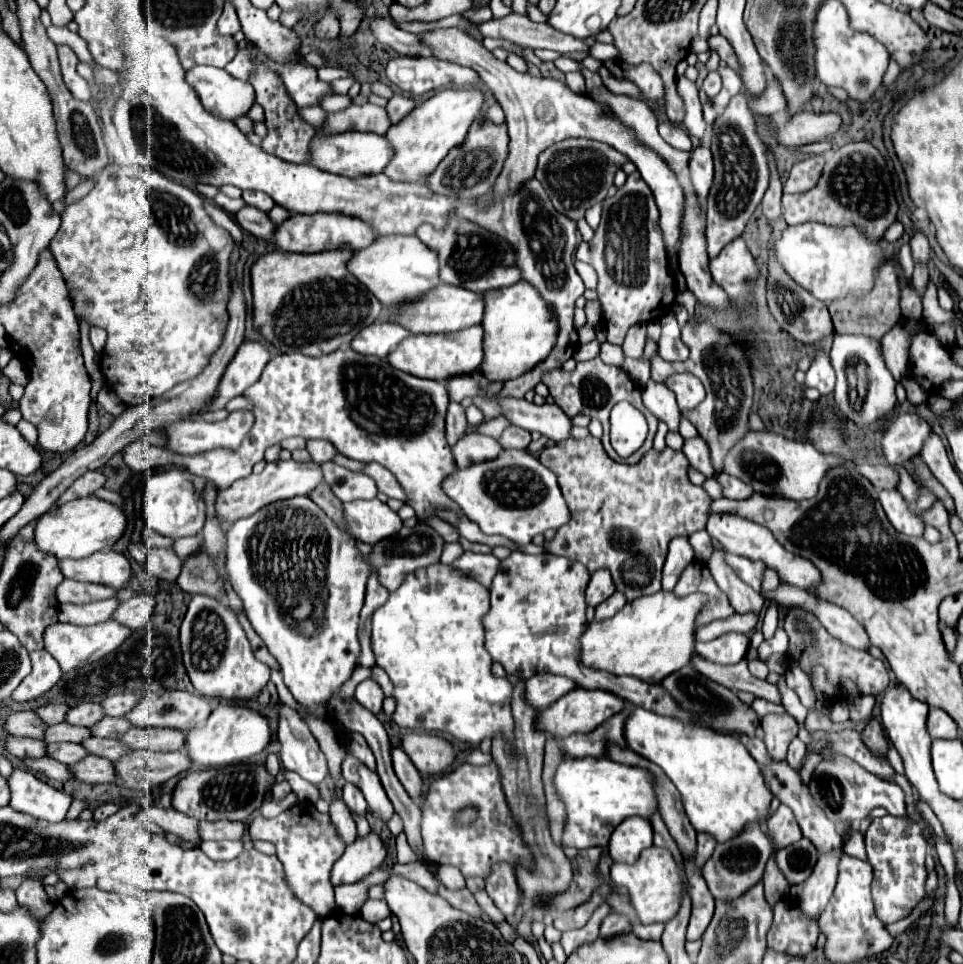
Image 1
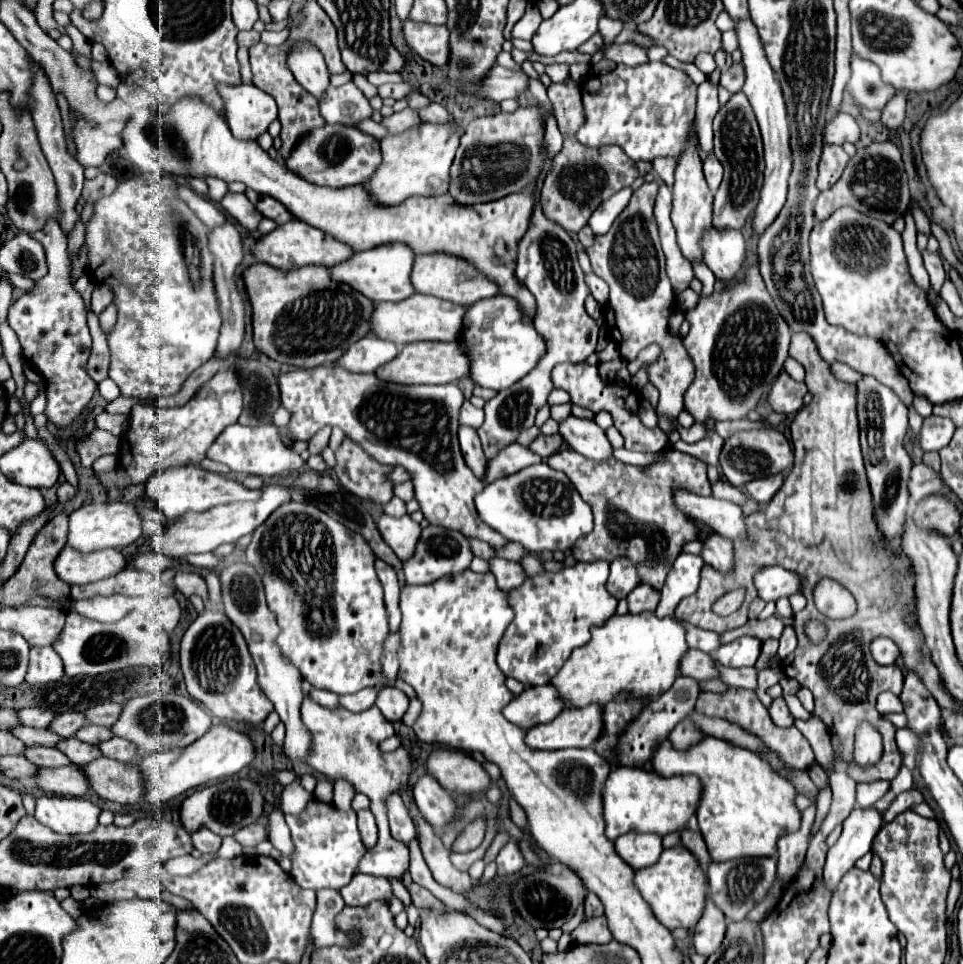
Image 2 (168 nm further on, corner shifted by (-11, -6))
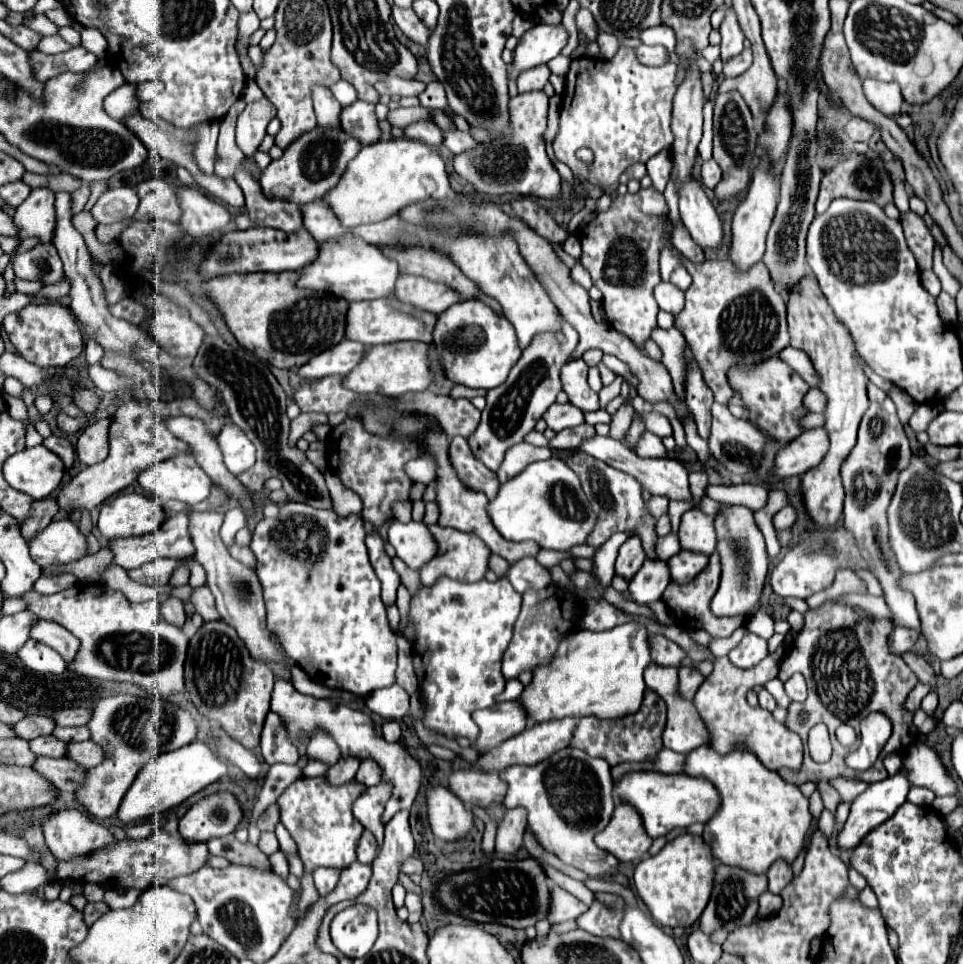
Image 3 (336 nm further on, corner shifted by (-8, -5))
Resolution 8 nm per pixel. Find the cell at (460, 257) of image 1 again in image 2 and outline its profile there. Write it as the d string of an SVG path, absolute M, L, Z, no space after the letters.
M448 254L416 256L416 264L412 268L412 286L420 294L436 296L436 298L442 298L442 300L448 300L454 304L464 304L464 306L470 306L482 298L492 298L498 294L498 286L492 280L488 280L486 276L476 272L474 266L470 266L466 260L454 258Z

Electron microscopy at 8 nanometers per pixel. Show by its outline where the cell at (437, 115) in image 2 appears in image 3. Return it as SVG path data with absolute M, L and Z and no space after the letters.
M459 129L455 131L443 131L443 147L451 153L457 153L457 151L465 151L469 147L473 147L475 139L469 135L469 133L463 133Z

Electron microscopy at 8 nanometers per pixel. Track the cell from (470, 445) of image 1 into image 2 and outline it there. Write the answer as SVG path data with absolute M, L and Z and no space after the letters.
M512 442L504 450L500 450L500 454L496 458L488 460L488 470L486 470L484 482L490 484L492 480L510 476L510 474L514 474L526 466L532 466L536 462L542 462L542 458L536 456L530 448L524 448L518 442Z

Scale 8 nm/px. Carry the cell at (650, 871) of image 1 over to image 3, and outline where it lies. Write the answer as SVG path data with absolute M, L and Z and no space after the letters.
M681 835L669 841L657 855L635 867L635 889L651 917L661 927L691 927L703 913L713 887L713 857L709 845L697 835Z

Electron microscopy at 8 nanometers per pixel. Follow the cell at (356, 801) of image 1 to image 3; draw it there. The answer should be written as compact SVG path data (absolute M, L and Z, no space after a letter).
M365 829L359 843L357 843L357 859L361 863L371 863L375 859L375 849L377 849L375 837L373 837L373 833L369 829Z

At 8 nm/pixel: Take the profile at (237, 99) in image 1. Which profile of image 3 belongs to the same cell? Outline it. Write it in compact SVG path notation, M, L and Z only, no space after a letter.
M265 97L259 99L259 109L253 107L257 107L257 103L247 107L237 119L237 145L245 155L253 155L257 151L259 143L265 137L265 129L269 121L275 117L275 107Z

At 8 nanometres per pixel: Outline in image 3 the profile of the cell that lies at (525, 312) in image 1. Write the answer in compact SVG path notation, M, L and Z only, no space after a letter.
M477 299L455 303L443 311L433 337L433 345L445 363L447 377L473 389L495 389L505 383L511 367L521 357L521 347L511 321L505 315L497 315L489 305Z

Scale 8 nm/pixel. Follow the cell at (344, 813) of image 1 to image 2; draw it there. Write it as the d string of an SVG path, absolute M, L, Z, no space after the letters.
M336 780L334 782L334 804L340 810L350 810L350 802L356 796L356 790L352 788L352 784L348 784L346 780Z

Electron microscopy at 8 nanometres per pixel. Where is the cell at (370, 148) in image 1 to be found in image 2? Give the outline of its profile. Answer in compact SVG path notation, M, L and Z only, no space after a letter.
M326 124L324 128L316 128L316 132L310 132L304 140L300 140L300 144L292 150L292 156L288 156L284 164L288 170L298 172L300 178L310 180L312 184L344 188L364 184L368 176L372 176L372 172L380 164L380 148L376 138L360 132L358 128L344 124Z

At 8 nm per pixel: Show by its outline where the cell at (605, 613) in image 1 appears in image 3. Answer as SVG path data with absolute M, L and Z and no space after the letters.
M645 559L643 567L629 581L629 591L635 603L647 605L659 601L667 585L669 585L669 571L665 571L665 561L657 559L657 563L653 563Z

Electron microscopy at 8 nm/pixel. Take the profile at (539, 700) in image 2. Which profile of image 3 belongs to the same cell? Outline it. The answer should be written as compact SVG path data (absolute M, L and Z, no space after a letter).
M519 699L497 703L497 707L475 711L473 721L481 727L481 739L477 739L479 753L485 753L505 739L521 733L529 725L529 715Z

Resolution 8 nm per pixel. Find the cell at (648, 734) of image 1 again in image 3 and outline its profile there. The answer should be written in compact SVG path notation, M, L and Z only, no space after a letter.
M703 745L687 753L683 773L705 777L719 791L721 805L705 823L703 839L721 863L765 873L775 859L783 857L791 863L799 855L813 819L809 815L809 799L801 795L797 785L789 785L779 773L769 771L751 751L721 755L711 745Z

